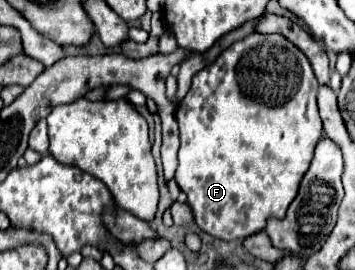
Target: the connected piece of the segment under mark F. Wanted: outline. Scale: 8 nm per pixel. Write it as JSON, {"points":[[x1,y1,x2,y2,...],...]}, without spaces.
{"points":[[251,33,243,41,233,43,211,65,207,65,203,71,199,71,193,77,191,91,177,105,177,123,179,123,181,147,179,147,179,165,177,165,177,171,175,171,175,181,177,181,177,187,187,195,187,205,193,211,193,221,197,223,197,227,201,231,209,233,211,237,223,239,223,241,243,241,243,239,263,231,269,217,279,217,279,219,285,217,285,211,287,211,289,203,297,195,299,181,303,179,303,173,307,173,307,169,309,169,315,145,319,143,319,139,323,135,321,117,319,117,317,101,315,101,317,87,319,87,319,83,313,75,313,69,311,69,307,57,303,53,299,53,299,49,293,43,289,43,281,35,259,35,259,33]]}

